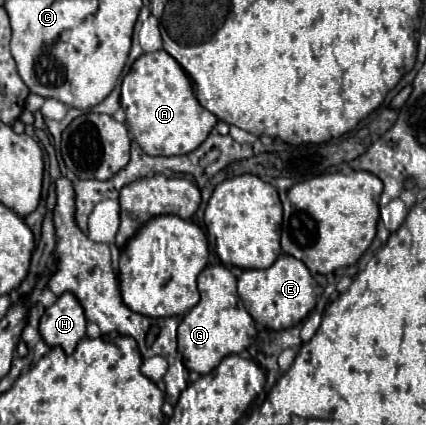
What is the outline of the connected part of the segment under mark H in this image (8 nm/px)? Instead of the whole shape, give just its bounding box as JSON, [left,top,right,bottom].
[39,292,87,354]

